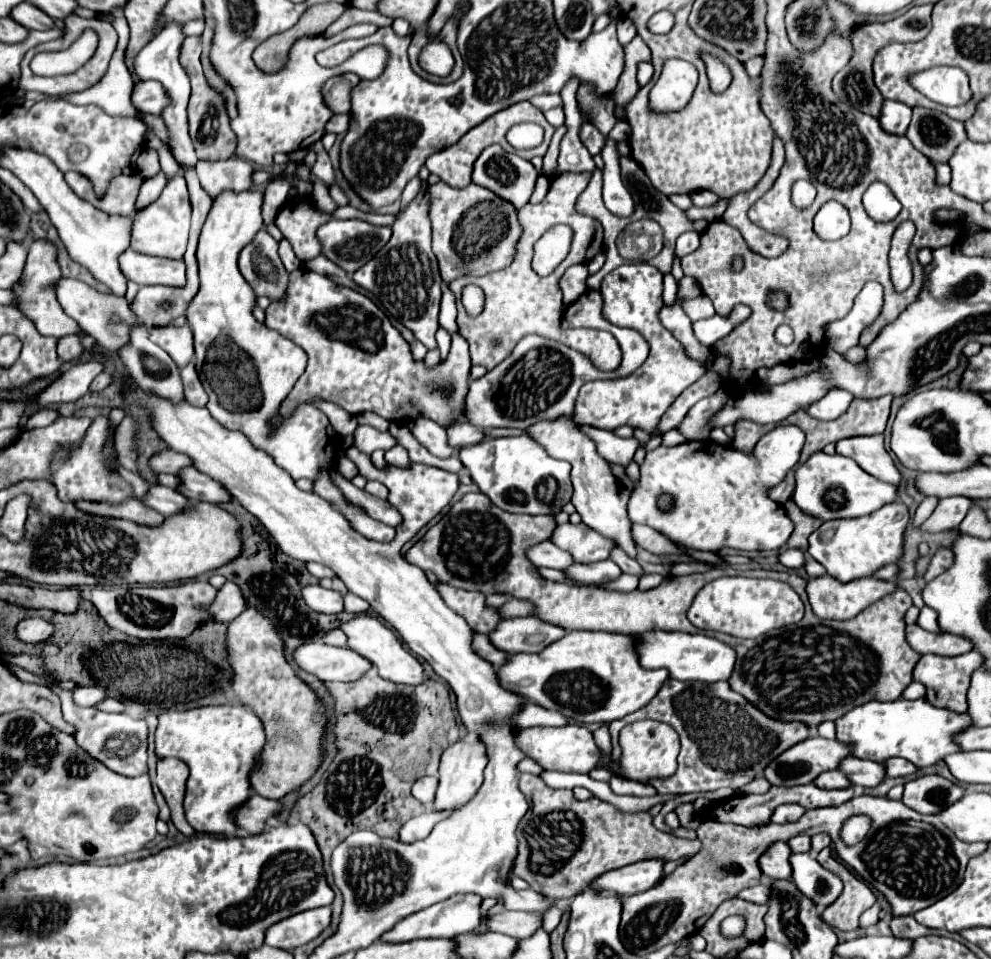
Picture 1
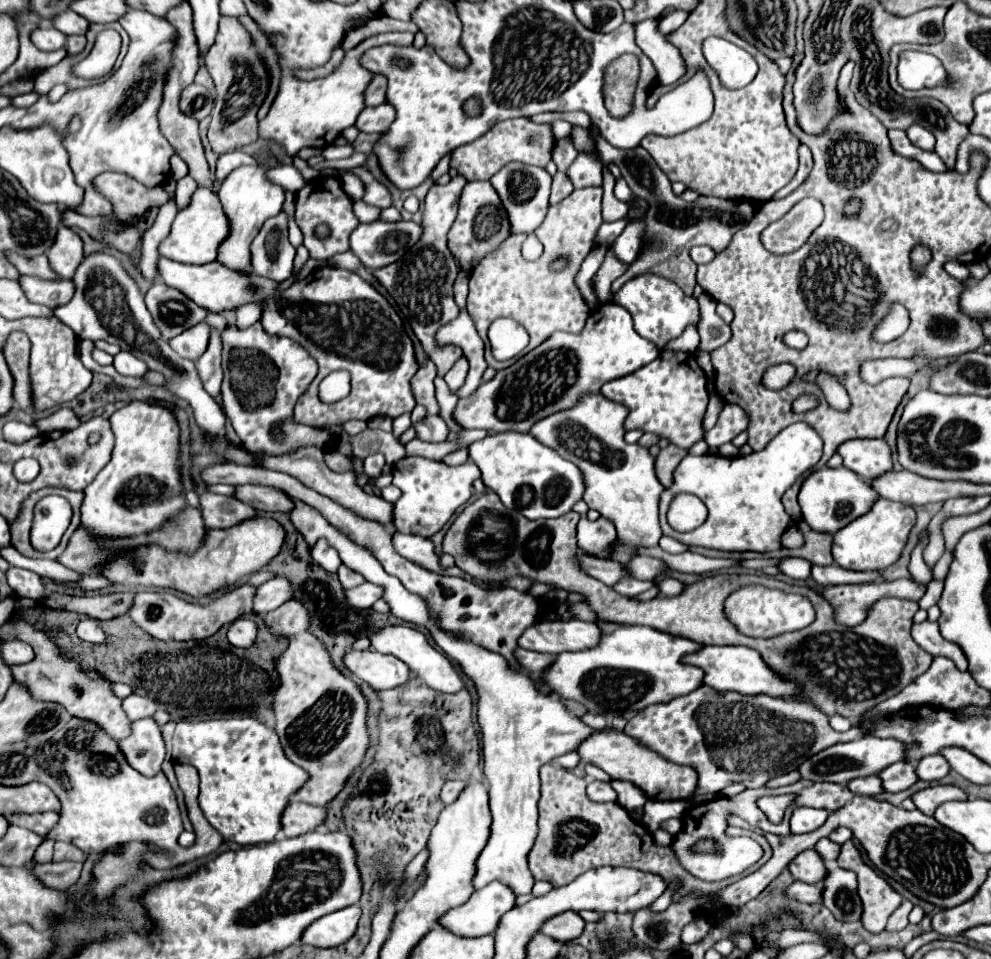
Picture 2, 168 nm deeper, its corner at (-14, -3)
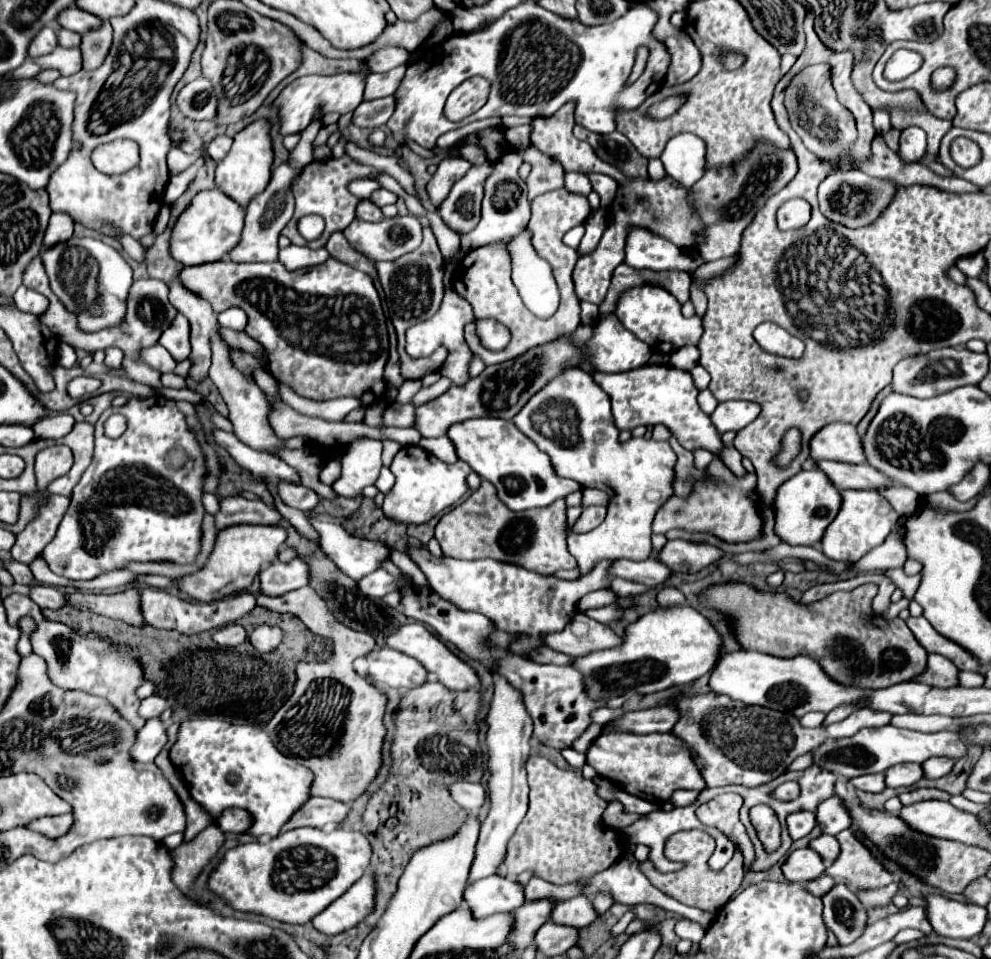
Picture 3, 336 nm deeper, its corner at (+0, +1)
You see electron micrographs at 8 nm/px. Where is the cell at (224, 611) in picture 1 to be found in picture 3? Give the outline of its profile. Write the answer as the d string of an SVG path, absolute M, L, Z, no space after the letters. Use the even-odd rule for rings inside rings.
M294 558L290 562L274 562L260 572L260 594L282 596L290 590L306 586L308 568L306 562Z

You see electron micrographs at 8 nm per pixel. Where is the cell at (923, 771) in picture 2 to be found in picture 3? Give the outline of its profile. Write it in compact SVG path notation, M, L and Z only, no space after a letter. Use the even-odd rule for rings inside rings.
M928 758L922 762L922 770L926 778L942 778L946 776L954 766L954 760L950 758Z

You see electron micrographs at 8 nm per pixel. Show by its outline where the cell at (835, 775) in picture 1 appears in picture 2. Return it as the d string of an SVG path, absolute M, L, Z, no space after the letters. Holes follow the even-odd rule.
M866 776L866 778L856 778L852 782L848 782L848 788L854 794L864 794L864 796L876 796L880 792L884 792L882 782L878 776Z

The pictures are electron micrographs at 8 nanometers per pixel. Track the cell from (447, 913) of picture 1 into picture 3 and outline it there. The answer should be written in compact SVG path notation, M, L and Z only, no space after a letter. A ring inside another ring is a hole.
M488 876L470 882L464 890L464 902L472 918L484 918L498 912L510 912L524 902L524 892L518 882L502 876Z

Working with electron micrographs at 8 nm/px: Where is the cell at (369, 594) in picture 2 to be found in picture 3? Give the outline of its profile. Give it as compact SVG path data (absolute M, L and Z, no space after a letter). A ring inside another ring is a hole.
M378 568L376 572L364 576L358 580L358 590L370 598L382 598L388 592L394 592L398 588L398 578L392 578L386 570Z

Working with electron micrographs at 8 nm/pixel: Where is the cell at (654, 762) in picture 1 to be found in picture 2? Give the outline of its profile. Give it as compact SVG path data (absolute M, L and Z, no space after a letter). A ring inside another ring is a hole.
M598 732L584 740L578 748L582 764L592 762L602 768L612 780L628 780L638 786L650 800L688 800L698 784L698 774L690 766L680 766L646 746L640 746L636 738L624 732Z

